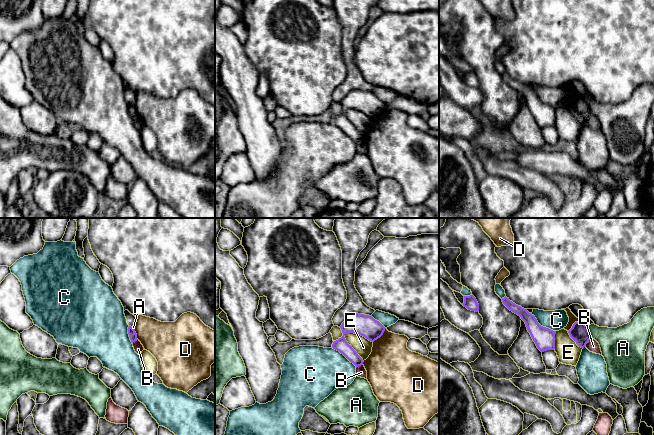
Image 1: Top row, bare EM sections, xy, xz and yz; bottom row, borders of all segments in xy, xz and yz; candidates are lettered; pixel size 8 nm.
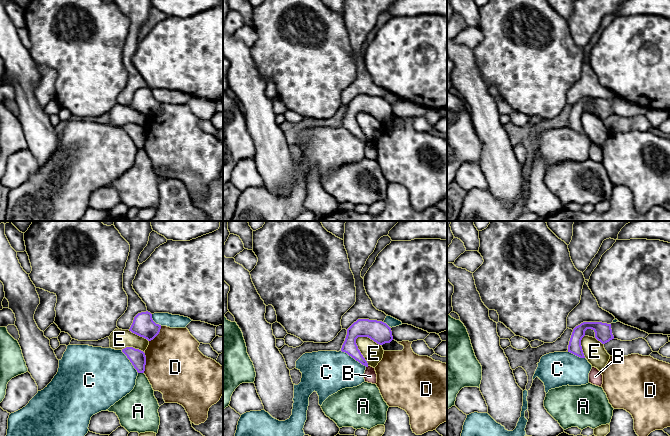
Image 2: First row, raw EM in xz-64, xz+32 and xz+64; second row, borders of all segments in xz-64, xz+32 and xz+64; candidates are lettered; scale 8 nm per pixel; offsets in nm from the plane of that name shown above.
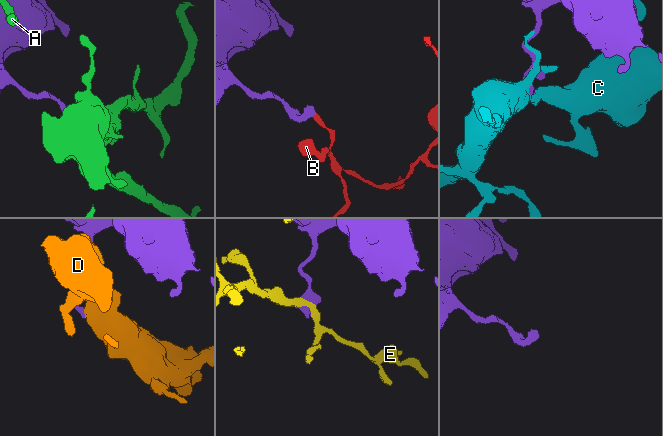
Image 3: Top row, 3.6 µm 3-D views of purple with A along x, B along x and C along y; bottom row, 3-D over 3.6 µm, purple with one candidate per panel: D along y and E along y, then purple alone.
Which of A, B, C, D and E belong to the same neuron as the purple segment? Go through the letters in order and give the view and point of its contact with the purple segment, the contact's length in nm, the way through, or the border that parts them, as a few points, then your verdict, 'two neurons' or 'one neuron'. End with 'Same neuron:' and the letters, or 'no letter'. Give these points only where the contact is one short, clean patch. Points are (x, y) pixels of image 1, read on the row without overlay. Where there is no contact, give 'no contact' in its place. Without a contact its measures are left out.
A: meets purple in yz at (589, 108); contact 100 nm long; border along yz (587, 102), (592, 113); two neurons
B: meets purple in yz at (588, 117); contact 100 nm long; border along yz (591, 113), (584, 122); two neurons
C: meets purple in yz at (542, 102); contact 240 nm long; two neurons
D: meets purple in xz at (380, 112); contact 160 nm long; border along xz (386, 104), (373, 118); two neurons
E: meets purple in xz at (348, 120); contact 340 nm long; two neurons
Same neuron: no letter

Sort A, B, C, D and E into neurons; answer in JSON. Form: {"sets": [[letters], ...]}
{"sets": [["A"], ["B"], ["C"], ["D"], ["E"]]}

